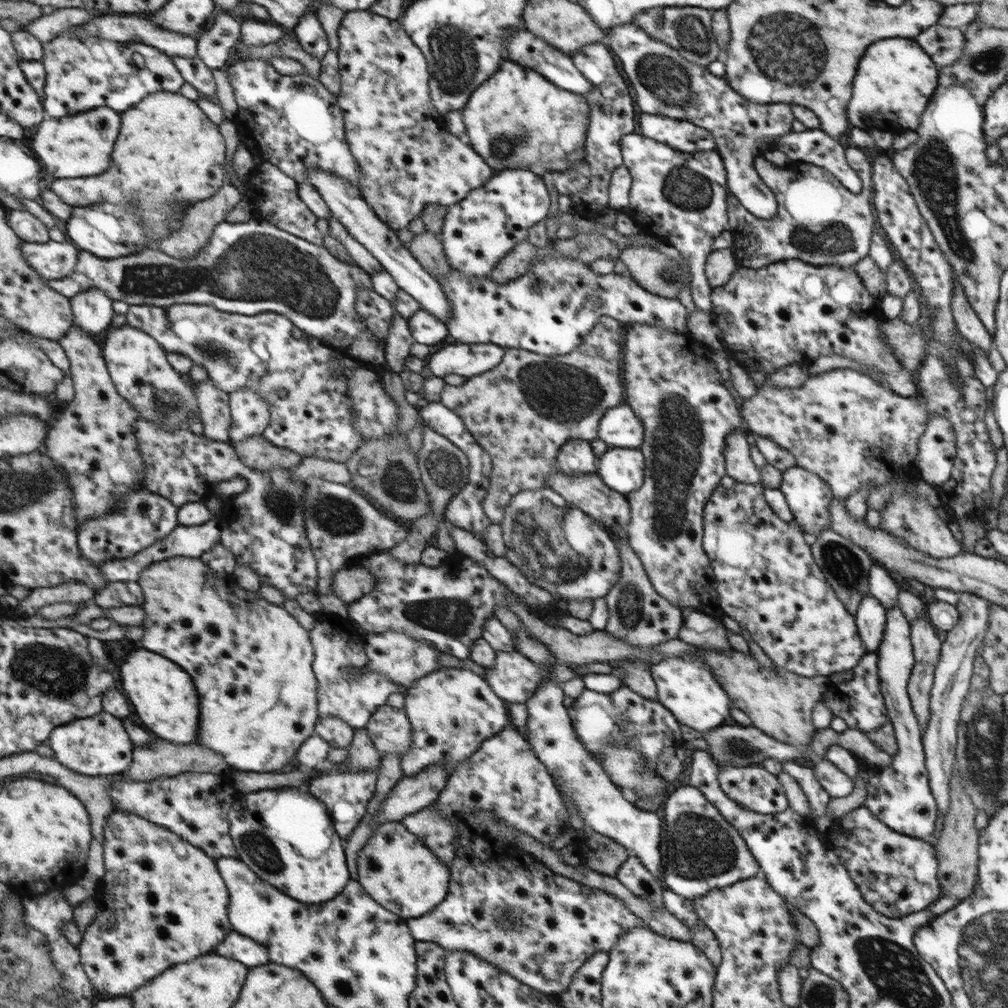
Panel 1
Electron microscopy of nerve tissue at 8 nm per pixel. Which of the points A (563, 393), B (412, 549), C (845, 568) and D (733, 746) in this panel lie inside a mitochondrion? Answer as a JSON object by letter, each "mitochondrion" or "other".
{"A":"mitochondrion","B":"other","C":"mitochondrion","D":"mitochondrion"}

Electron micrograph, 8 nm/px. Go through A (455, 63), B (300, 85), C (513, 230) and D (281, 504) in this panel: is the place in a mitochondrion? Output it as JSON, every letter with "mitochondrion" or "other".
{"A":"mitochondrion","B":"other","C":"other","D":"mitochondrion"}

